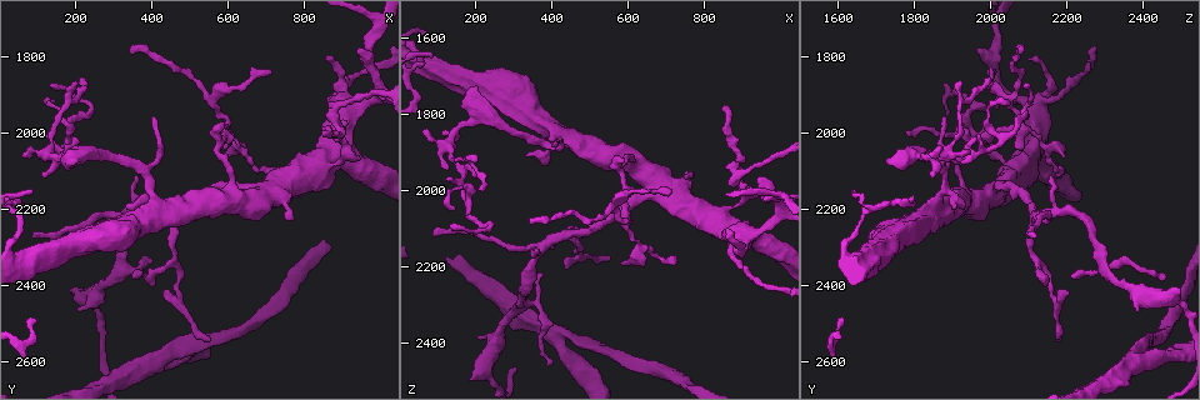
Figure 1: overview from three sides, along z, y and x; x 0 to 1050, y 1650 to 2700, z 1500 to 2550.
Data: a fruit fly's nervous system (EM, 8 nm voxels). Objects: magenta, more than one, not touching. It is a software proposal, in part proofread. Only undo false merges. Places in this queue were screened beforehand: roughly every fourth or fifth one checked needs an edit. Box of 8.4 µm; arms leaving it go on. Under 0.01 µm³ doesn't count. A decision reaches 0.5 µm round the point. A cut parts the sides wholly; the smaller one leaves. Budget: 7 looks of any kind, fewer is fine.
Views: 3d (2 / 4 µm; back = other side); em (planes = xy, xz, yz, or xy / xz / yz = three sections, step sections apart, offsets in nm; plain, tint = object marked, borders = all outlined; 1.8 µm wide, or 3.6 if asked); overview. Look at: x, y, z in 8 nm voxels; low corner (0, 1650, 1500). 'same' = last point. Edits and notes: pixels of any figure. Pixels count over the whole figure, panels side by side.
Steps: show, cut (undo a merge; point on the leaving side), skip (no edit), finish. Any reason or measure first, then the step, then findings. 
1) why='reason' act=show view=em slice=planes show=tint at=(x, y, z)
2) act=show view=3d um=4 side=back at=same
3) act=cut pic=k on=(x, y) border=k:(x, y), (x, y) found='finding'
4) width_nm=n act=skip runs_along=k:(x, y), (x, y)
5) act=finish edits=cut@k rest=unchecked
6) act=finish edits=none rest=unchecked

why='abrupt turn' act=show view=3d um=2 at=(890, 1975, 1945)

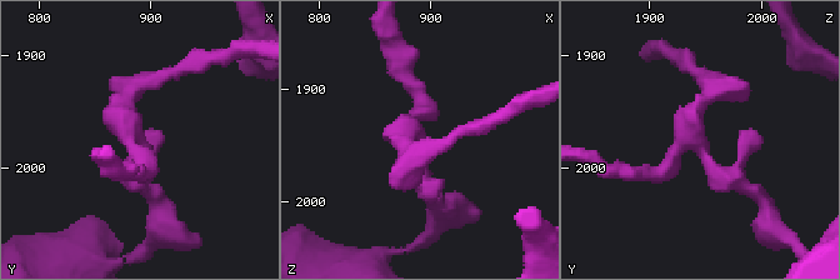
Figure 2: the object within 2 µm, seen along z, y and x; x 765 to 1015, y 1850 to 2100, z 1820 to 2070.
arms=3 act=show view=em slice=planes show=tint at=(886, 1978, 1940)

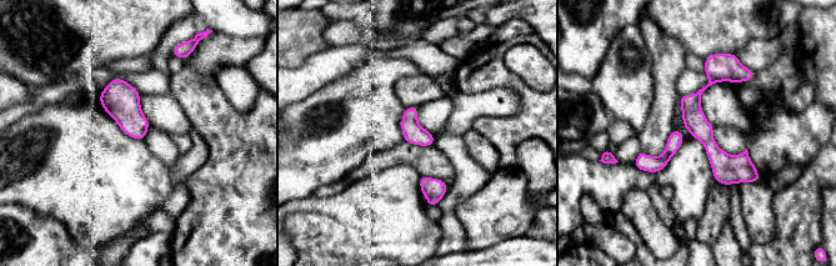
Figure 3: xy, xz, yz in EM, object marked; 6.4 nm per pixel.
width_nm=140 act=skip found='all the same cell'

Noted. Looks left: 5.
why='three-way junction' act=show view=em slice=planes show=tint at=(585, 1995, 2075)

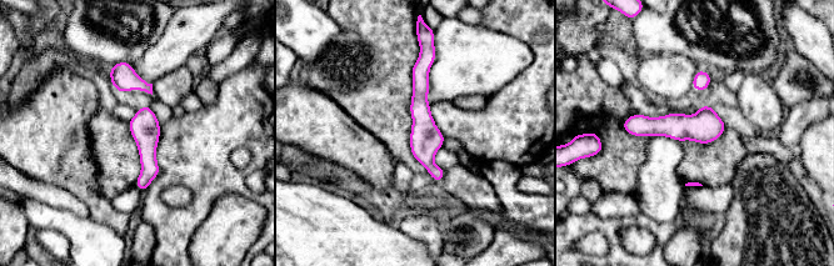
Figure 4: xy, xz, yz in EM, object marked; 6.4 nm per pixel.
width_nm=190 act=skip found='one cell here'

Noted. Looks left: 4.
why='three arms meet' act=show view=em slice=planes show=plain at=(130, 2060, 1885)

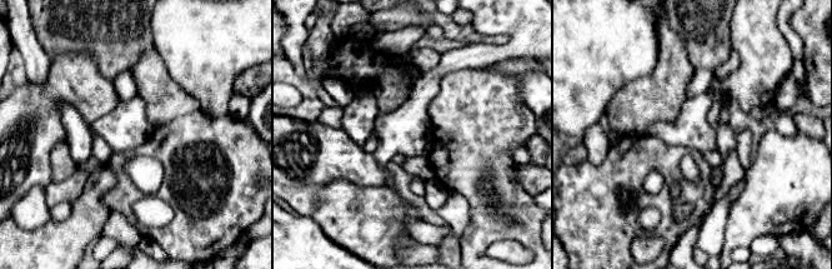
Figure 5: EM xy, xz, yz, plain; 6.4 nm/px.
act=show view=em slice=planes show=tint at=same

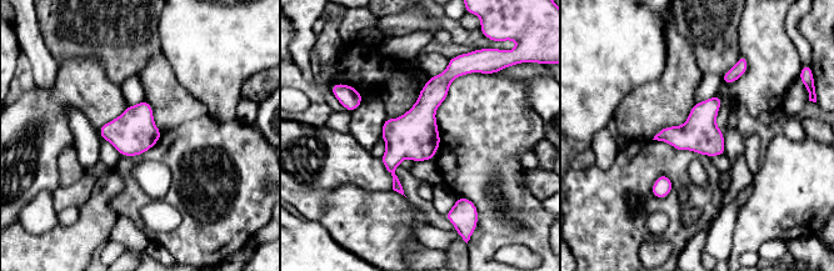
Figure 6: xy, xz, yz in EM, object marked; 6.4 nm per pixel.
act=skip runs_along=6:(457, 73), (394, 154), (396, 187) found='one cell here'

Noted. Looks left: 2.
act=finish edits=none rest=unchecked

